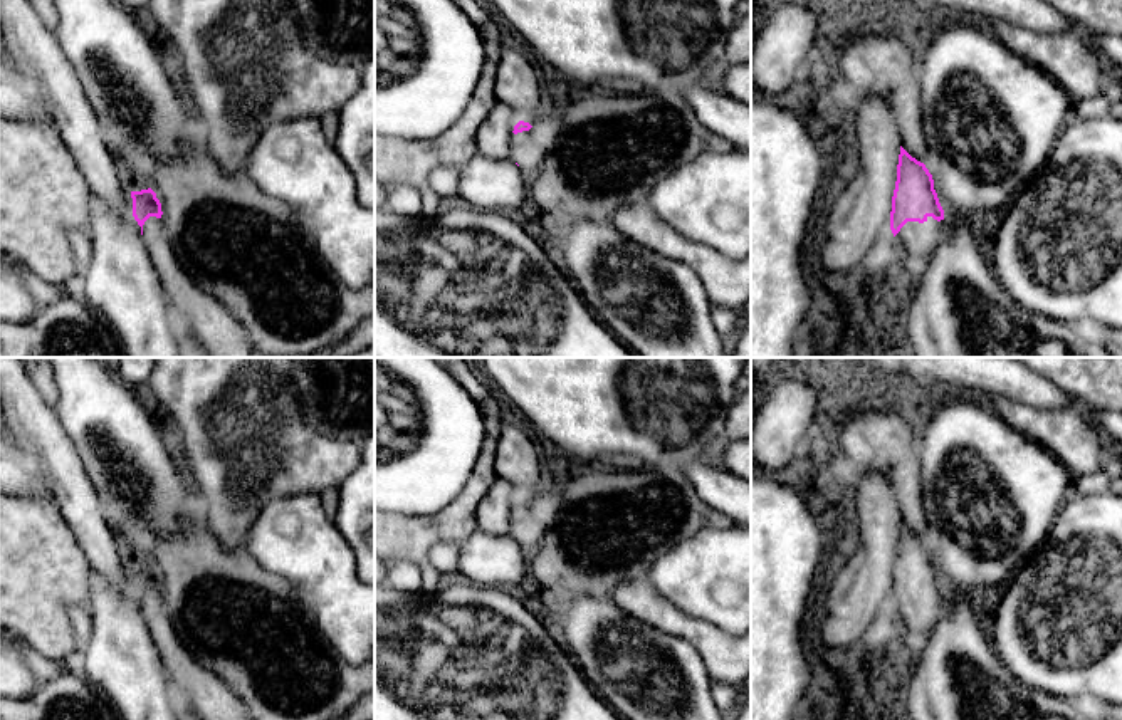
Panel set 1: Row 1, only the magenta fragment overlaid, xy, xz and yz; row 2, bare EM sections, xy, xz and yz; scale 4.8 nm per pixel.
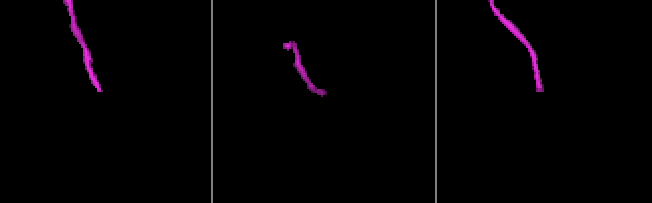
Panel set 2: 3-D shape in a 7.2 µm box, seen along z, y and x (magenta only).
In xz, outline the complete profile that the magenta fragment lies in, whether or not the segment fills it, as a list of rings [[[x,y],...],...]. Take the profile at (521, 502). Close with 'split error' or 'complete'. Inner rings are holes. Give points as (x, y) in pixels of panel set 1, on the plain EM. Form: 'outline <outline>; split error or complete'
outline [[[519,497],[511,510],[509,535],[517,539],[526,552],[534,550],[548,530],[548,520],[539,514],[536,503]]]; split error

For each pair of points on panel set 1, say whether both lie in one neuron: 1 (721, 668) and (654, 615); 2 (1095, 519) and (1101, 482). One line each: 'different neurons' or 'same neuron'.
1: same neuron
2: different neurons

